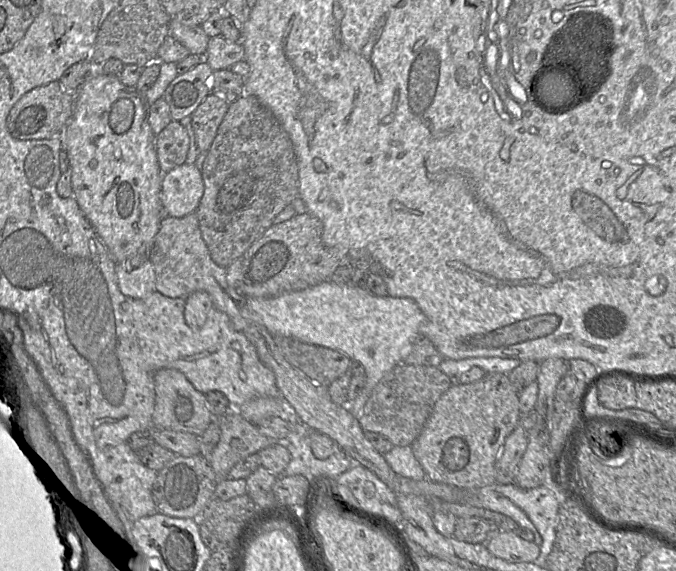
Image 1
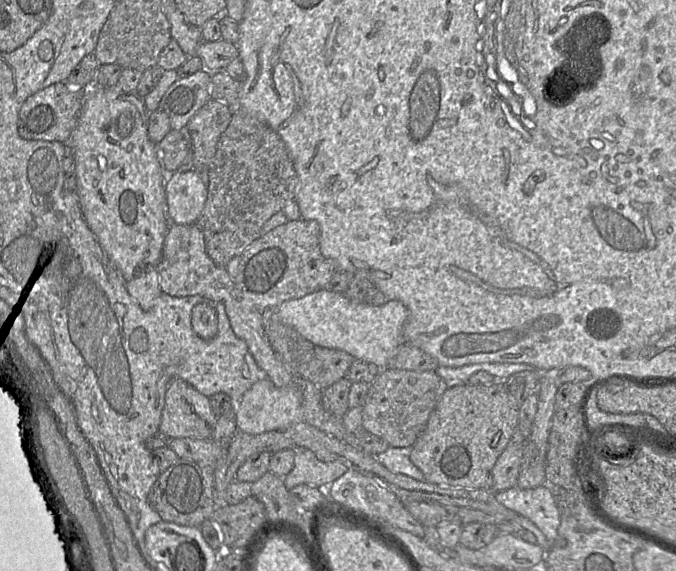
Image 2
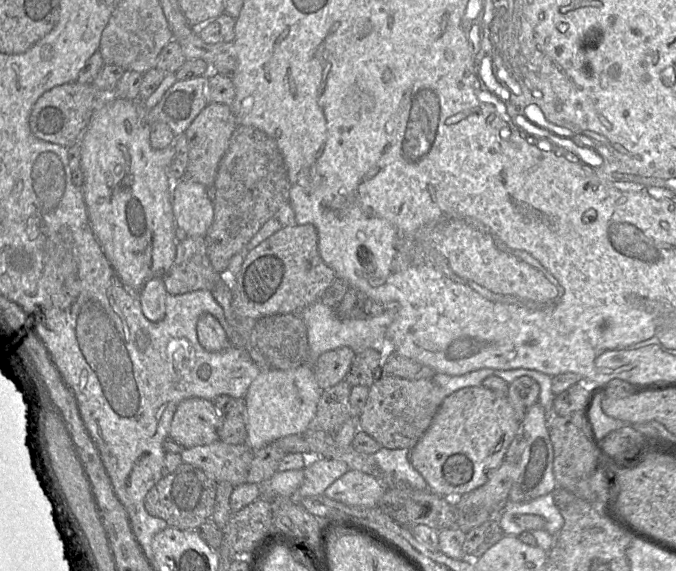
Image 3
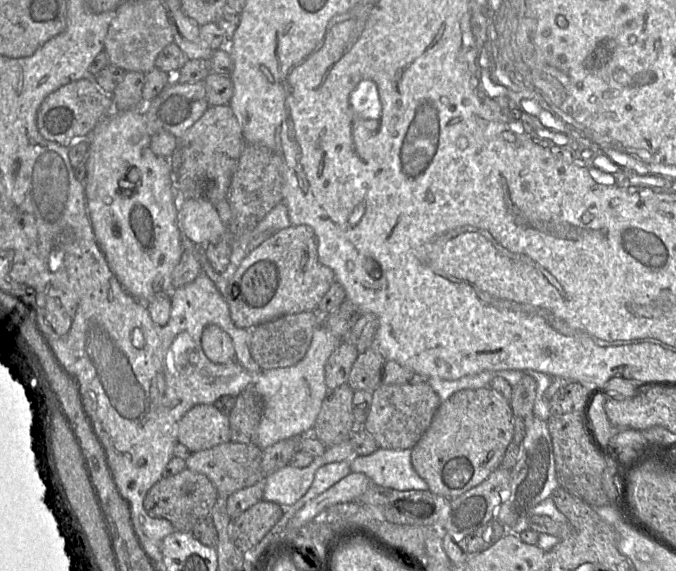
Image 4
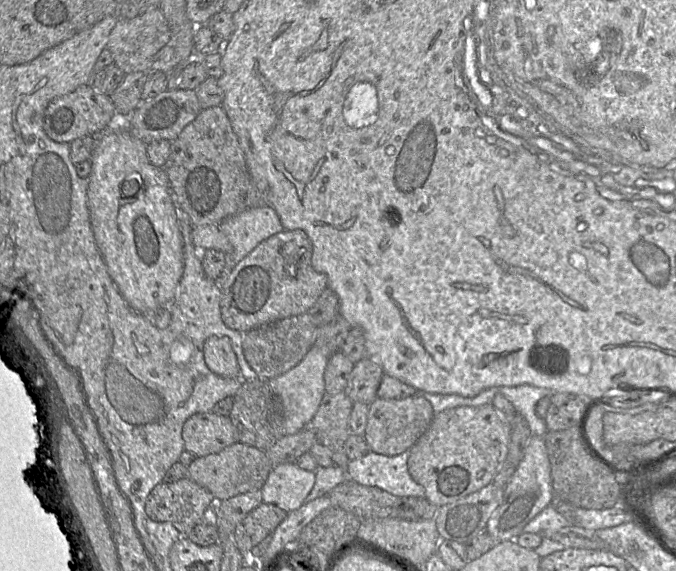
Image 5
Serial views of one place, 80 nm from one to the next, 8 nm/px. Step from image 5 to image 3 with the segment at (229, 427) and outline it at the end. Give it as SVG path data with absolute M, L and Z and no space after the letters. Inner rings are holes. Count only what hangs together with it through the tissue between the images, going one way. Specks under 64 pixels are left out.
M187 398L173 415L169 437L184 448L208 445L219 440L221 415L211 400Z

